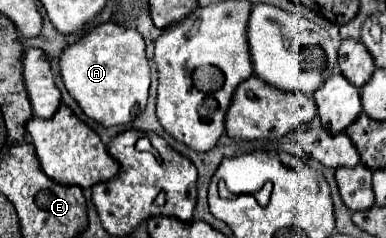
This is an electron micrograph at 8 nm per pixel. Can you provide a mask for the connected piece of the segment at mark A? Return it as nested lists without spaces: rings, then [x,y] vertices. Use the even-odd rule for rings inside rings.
[[[111,22],[101,24],[65,48],[59,64],[67,92],[101,126],[129,124],[137,108],[147,106],[151,70],[145,56],[145,40],[135,30],[125,30]]]

